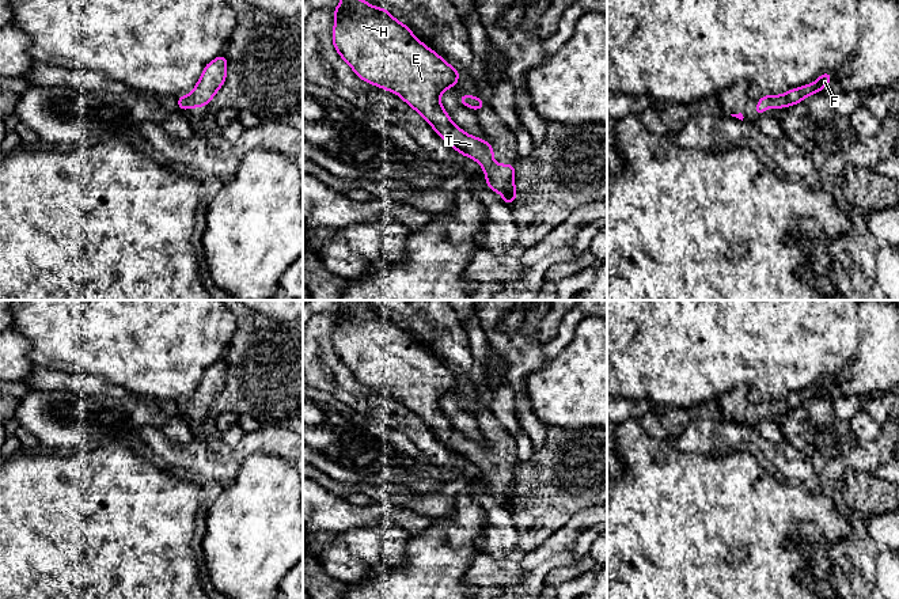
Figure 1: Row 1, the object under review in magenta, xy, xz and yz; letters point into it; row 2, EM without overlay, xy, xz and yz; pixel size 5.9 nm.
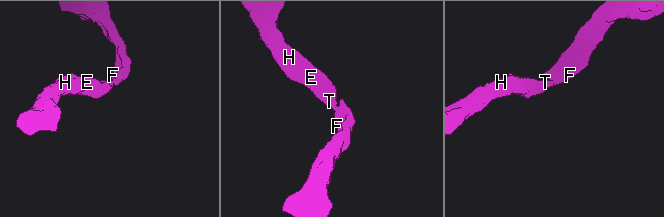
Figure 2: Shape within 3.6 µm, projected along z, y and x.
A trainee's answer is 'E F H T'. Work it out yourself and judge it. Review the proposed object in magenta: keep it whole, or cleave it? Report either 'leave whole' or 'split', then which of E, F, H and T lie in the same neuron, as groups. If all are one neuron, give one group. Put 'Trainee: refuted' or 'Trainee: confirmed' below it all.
leave whole; groups E F H T
Trainee: confirmed

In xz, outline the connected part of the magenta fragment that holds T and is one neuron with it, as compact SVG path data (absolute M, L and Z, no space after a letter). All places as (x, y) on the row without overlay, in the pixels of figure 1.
M341 300L341 308L331 315L335 319L333 349L353 376L369 388L399 399L448 450L477 465L490 494L500 496L504 500L500 504L511 509L519 501L515 467L496 469L493 451L464 437L440 407L440 399L458 387L460 378L386 312Z

